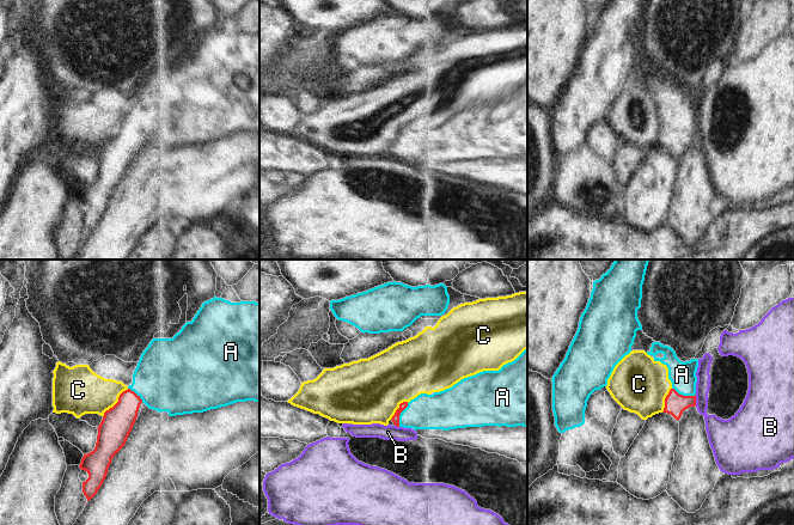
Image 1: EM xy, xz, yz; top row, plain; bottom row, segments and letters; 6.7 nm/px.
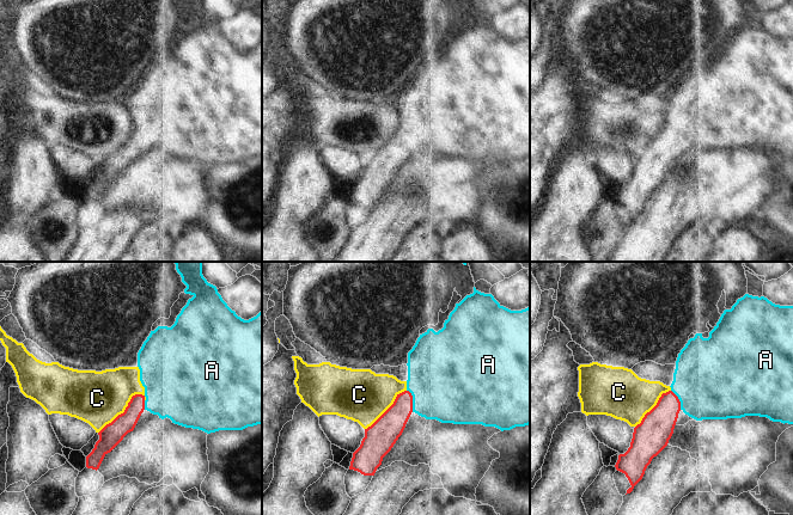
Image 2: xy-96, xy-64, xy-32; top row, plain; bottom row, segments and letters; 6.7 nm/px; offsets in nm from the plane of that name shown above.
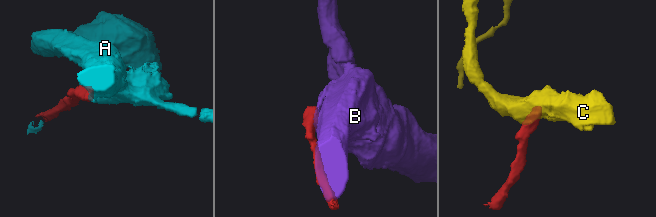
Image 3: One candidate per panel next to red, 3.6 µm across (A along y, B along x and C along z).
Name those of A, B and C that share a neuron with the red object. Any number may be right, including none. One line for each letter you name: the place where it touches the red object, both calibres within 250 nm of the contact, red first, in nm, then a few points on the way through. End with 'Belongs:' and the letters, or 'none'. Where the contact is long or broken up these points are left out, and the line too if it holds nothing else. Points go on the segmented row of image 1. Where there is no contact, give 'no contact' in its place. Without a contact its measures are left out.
A: xz (399, 414) | 50/240 nm | across xz (395, 419), (399, 414), (426, 411)
Belongs: A

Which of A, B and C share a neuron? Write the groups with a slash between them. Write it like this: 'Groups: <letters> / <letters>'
Groups: A / B / C

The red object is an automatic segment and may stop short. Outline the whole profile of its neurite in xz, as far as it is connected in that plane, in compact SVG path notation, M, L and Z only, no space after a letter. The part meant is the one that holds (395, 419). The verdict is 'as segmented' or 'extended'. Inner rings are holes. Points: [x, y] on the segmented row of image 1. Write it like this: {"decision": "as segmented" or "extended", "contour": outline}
{"decision": "extended", "contour": "M527 349L499 371L483 371L444 391L421 393L409 403L401 403L391 420L397 427L415 431L483 426L527 427Z"}

